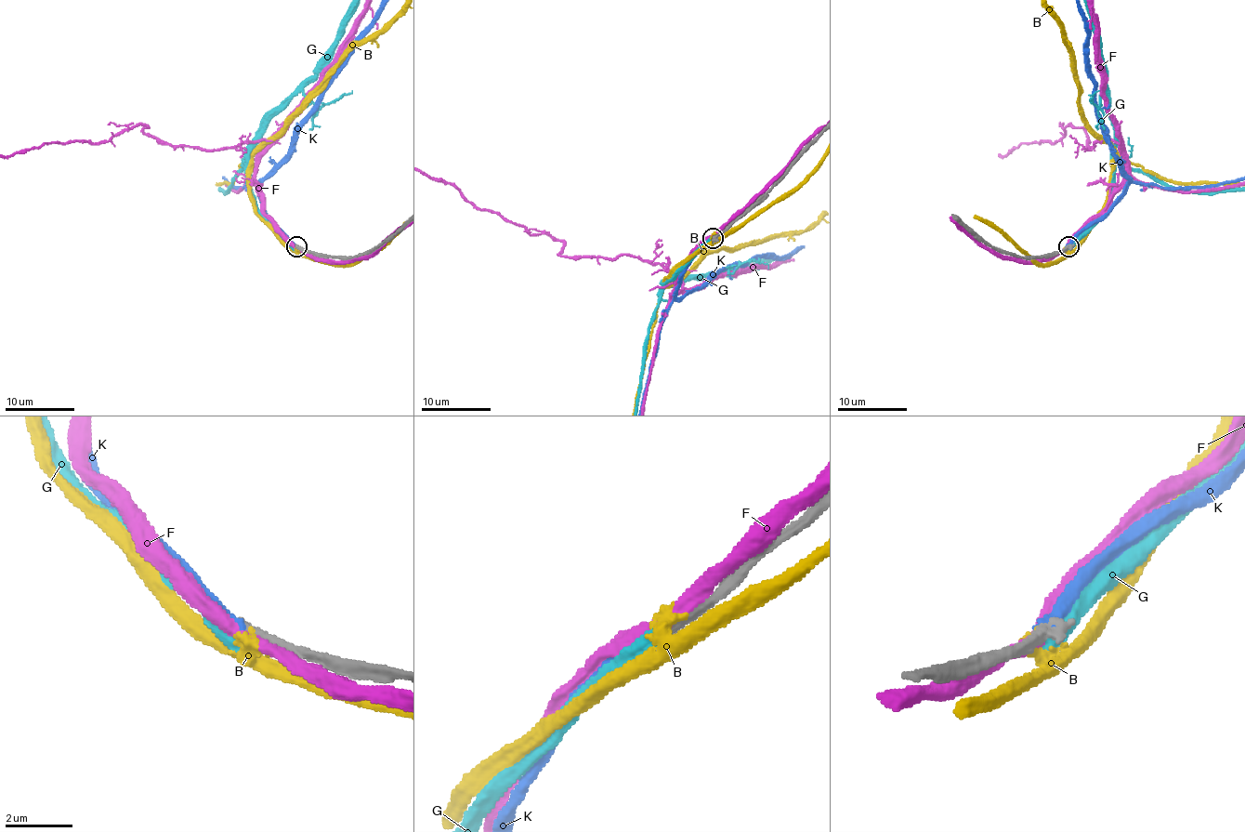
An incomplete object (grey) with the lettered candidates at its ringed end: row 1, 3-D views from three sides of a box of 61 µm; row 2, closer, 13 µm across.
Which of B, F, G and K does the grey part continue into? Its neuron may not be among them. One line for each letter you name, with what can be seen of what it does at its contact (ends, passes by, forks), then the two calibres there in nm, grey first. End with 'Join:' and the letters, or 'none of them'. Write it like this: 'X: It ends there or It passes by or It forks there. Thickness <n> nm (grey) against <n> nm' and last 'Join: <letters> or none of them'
K: It ends there. Thickness 480 nm (grey) against 360 nm
Join: K

